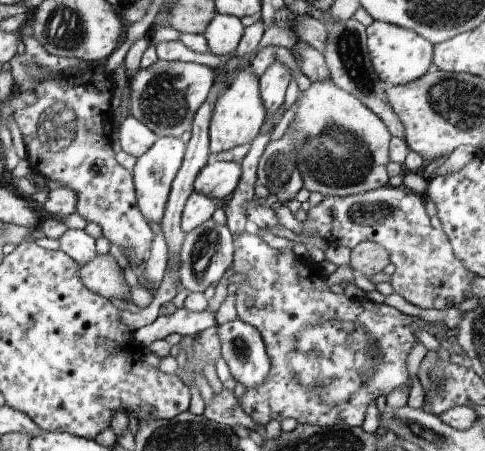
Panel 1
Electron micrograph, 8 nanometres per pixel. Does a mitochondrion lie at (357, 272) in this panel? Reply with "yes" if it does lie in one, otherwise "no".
no

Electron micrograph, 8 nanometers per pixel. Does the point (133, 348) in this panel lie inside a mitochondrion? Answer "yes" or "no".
no

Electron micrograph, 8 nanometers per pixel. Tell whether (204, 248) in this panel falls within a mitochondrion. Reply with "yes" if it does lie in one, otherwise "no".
yes

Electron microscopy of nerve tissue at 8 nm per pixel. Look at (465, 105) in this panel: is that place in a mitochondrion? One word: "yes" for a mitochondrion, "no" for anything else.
yes

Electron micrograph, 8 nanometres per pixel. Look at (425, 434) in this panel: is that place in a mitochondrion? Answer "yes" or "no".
yes

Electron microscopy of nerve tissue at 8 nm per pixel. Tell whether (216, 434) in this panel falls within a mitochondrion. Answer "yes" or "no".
no

